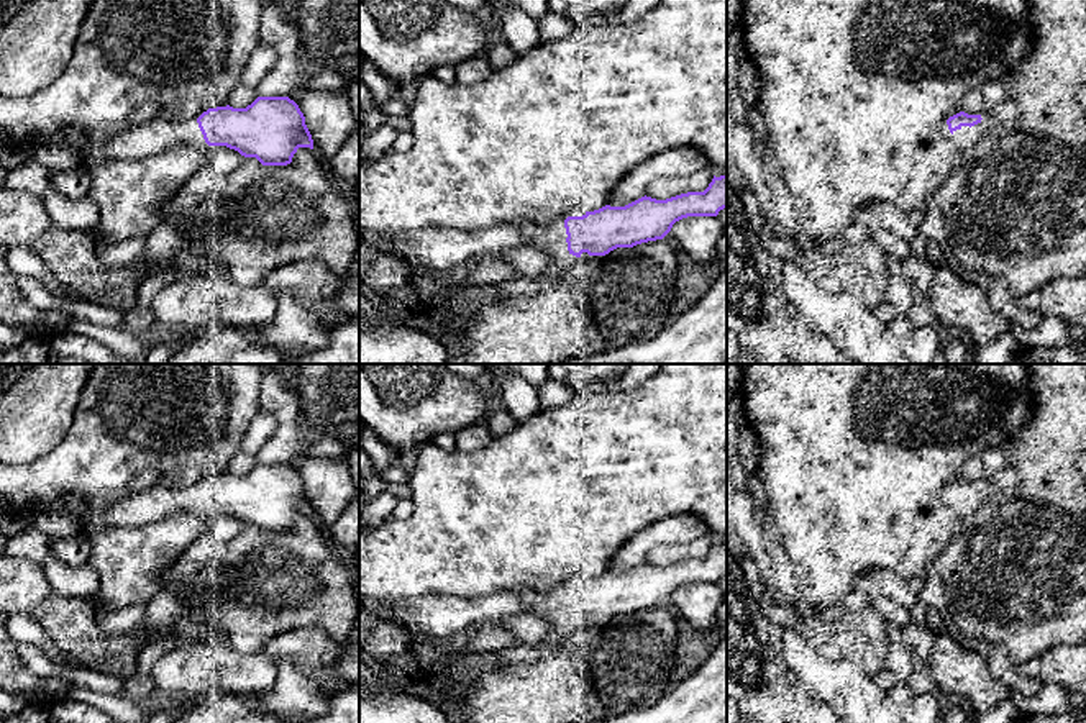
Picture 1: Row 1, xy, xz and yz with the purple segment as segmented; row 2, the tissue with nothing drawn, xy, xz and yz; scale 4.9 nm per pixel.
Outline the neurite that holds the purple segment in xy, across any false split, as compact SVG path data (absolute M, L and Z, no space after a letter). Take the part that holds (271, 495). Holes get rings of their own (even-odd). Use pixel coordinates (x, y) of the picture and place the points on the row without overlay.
M258 464L246 475L217 474L187 487L154 485L133 492L107 510L110 526L143 526L174 513L226 513L244 525L256 525L262 533L287 533L299 515L313 516L312 502L299 472L289 464Z

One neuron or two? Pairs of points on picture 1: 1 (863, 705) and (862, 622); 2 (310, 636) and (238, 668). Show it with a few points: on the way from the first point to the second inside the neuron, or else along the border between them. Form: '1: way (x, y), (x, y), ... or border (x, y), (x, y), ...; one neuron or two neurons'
1: border (860, 666), (873, 679); two neurons
2: border (258, 651), (273, 661); two neurons

